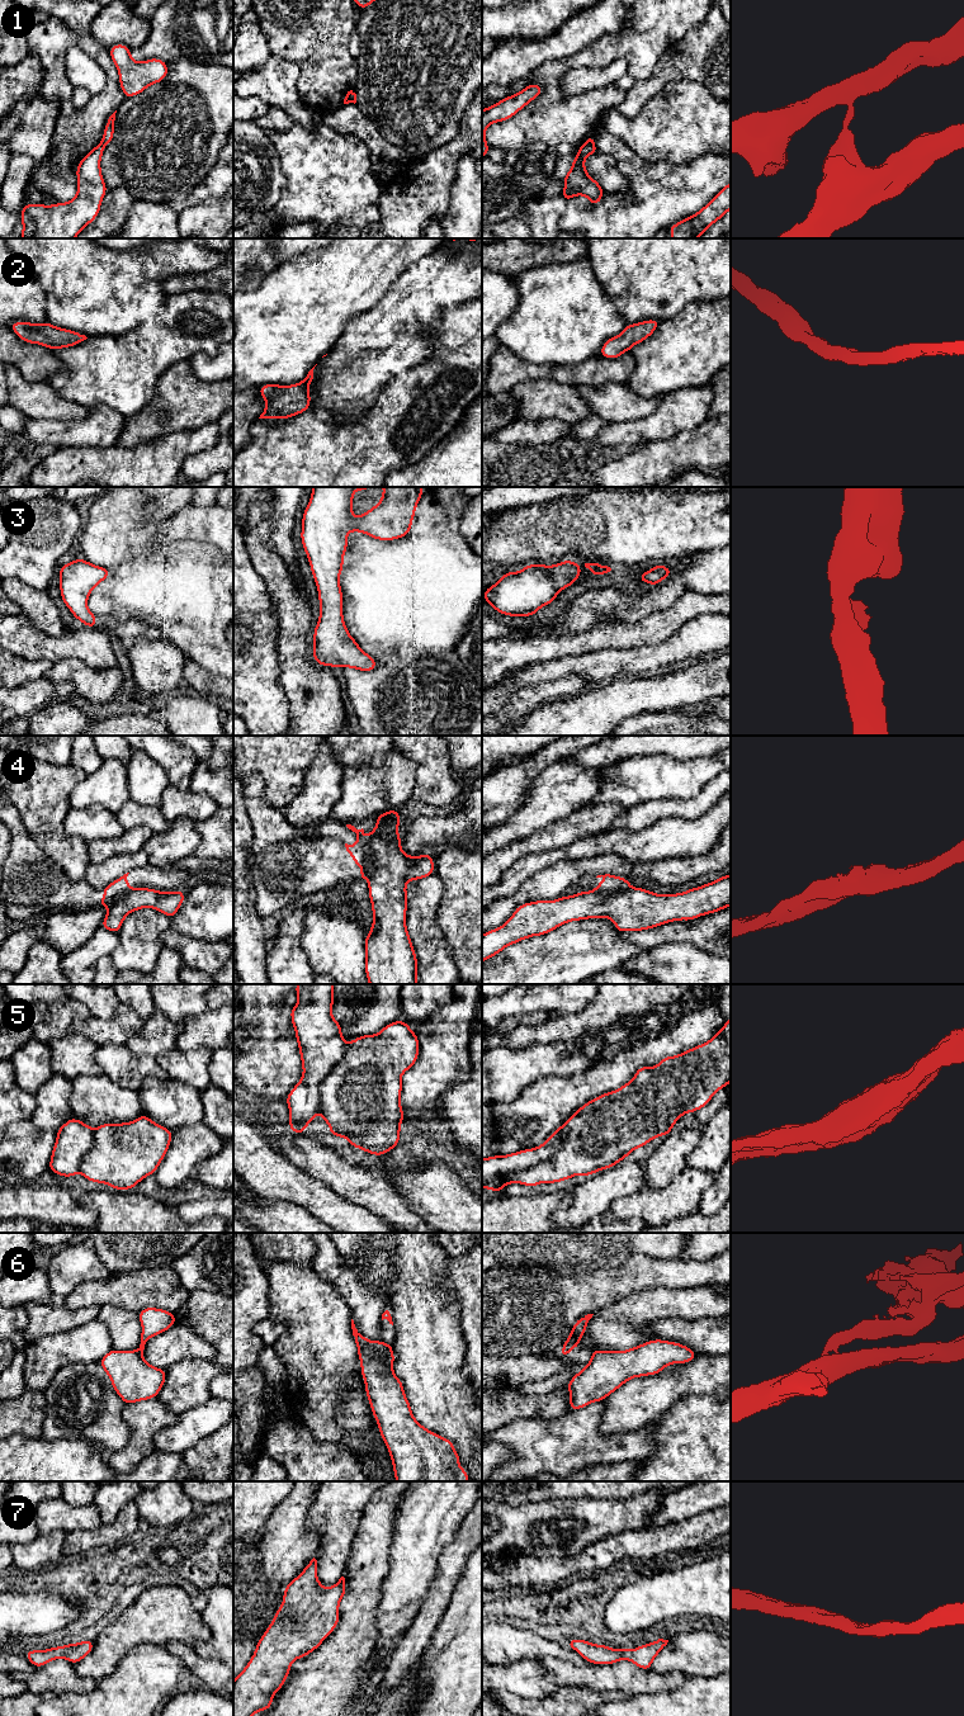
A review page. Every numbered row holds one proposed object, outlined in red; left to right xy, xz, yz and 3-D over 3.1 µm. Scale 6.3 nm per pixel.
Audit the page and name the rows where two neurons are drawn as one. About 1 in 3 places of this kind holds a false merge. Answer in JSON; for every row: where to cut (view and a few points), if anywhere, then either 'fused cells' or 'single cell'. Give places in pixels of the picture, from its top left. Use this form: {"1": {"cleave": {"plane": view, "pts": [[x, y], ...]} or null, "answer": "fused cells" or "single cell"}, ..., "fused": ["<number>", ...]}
{"1": {"cleave": {"plane": "xy", "pts": [[100, 142], [104, 146]]}, "answer": "fused cells"}, "2": {"cleave": null, "answer": "single cell"}, "3": {"cleave": null, "answer": "single cell"}, "4": {"cleave": {"plane": "yz", "pts": [[629, 887], [609, 893], [595, 890]]}, "answer": "fused cells"}, "5": {"cleave": {"plane": "yz", "pts": [[566, 1123], [566, 1134], [549, 1158], [504, 1176], [482, 1180]]}, "answer": "fused cells"}, "6": {"cleave": {"plane": "xy", "pts": [[137, 1350], [141, 1355]]}, "answer": "fused cells"}, "7": {"cleave": null, "answer": "single cell"}, "fused": ["1", "4", "5", "6"]}

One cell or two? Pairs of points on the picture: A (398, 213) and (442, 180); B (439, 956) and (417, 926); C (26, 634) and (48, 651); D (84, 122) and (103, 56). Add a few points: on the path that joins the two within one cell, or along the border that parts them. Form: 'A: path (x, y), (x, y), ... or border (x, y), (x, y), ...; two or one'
A: path (409, 206), (431, 185); one
B: path (431, 949), (425, 934); one
C: path (31, 639), (43, 647); one
D: path (100, 105), (112, 94), (112, 72); one

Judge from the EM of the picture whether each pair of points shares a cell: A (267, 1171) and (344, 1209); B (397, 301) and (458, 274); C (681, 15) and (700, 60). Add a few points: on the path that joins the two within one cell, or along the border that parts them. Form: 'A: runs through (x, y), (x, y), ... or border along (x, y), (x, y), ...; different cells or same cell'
A: runs through (286, 1182), (303, 1189), (325, 1204); same cell
B: runs through (412, 291), (424, 282), (443, 277); same cell
C: border along (708, 13), (666, 51); different cells

